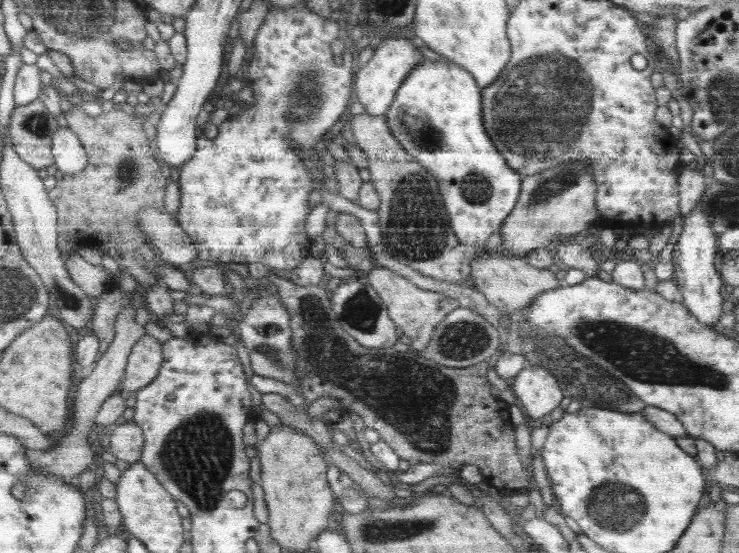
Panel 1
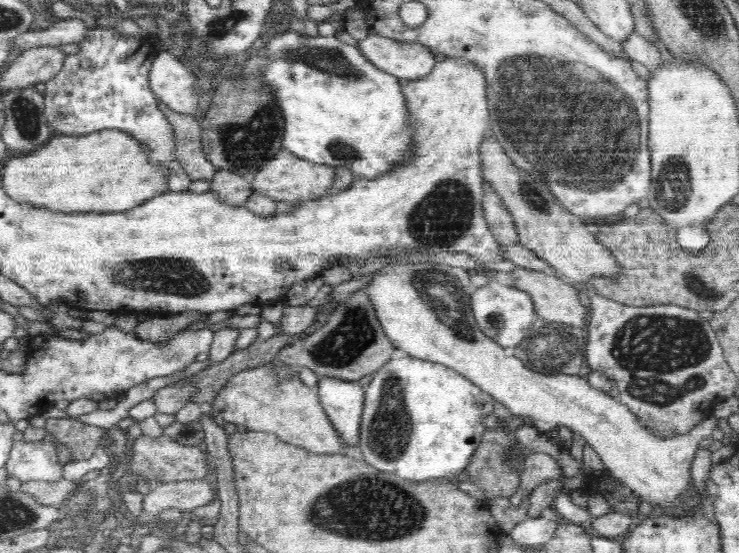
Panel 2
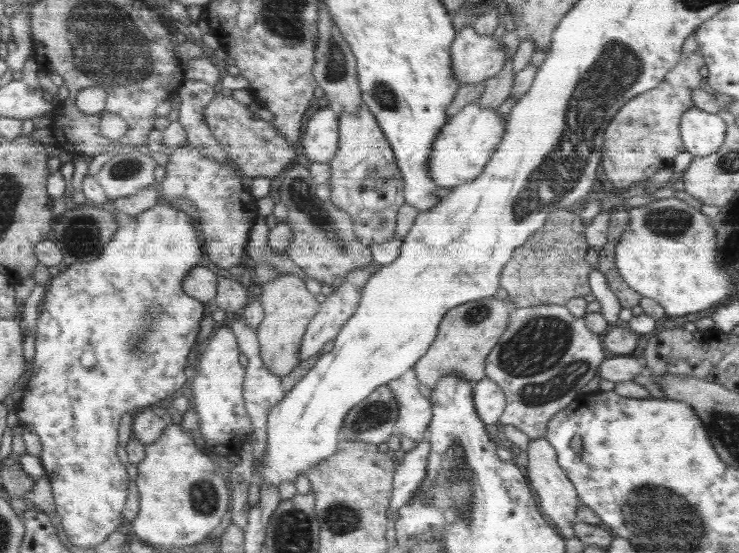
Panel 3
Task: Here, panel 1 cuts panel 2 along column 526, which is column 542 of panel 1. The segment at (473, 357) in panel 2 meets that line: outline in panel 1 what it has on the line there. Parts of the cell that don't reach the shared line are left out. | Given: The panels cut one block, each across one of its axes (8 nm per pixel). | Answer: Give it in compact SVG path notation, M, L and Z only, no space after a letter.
M529 364L515 378L511 389L517 398L517 404L525 407L528 416L542 420L556 410L556 406L564 398L564 390L560 390L560 387L549 370Z

